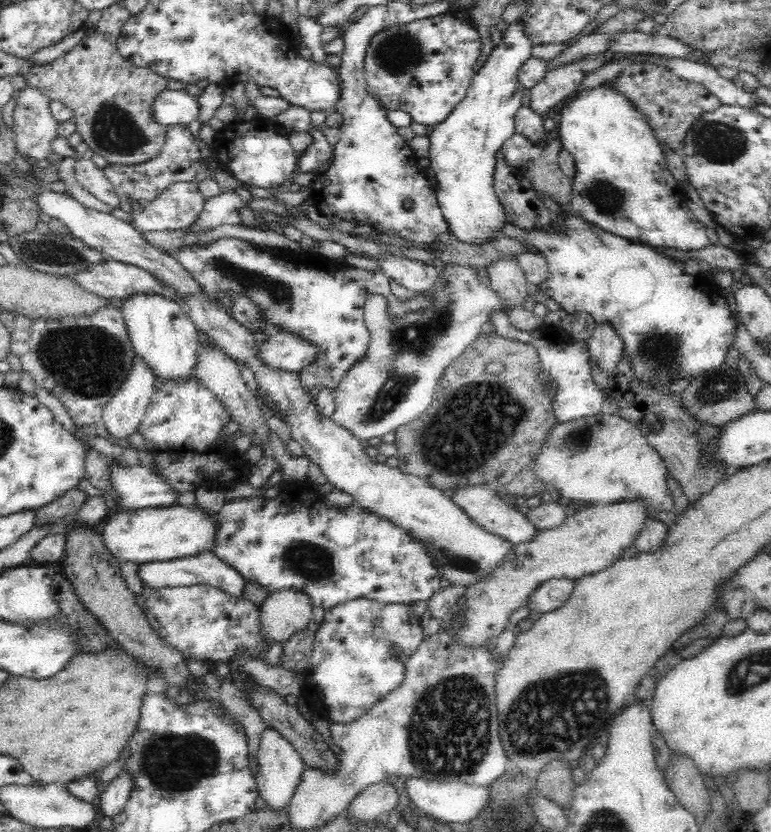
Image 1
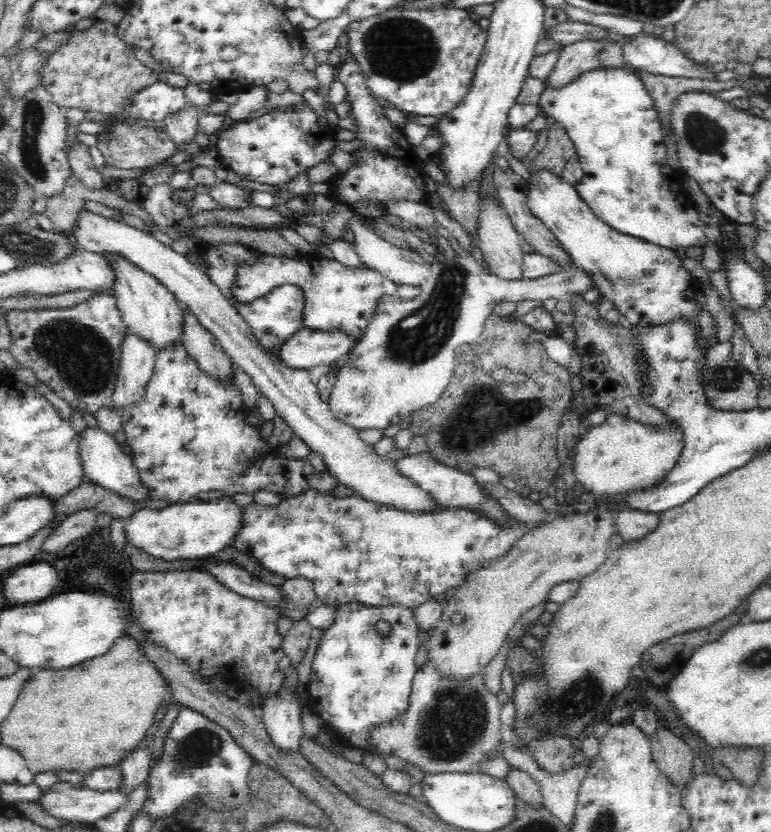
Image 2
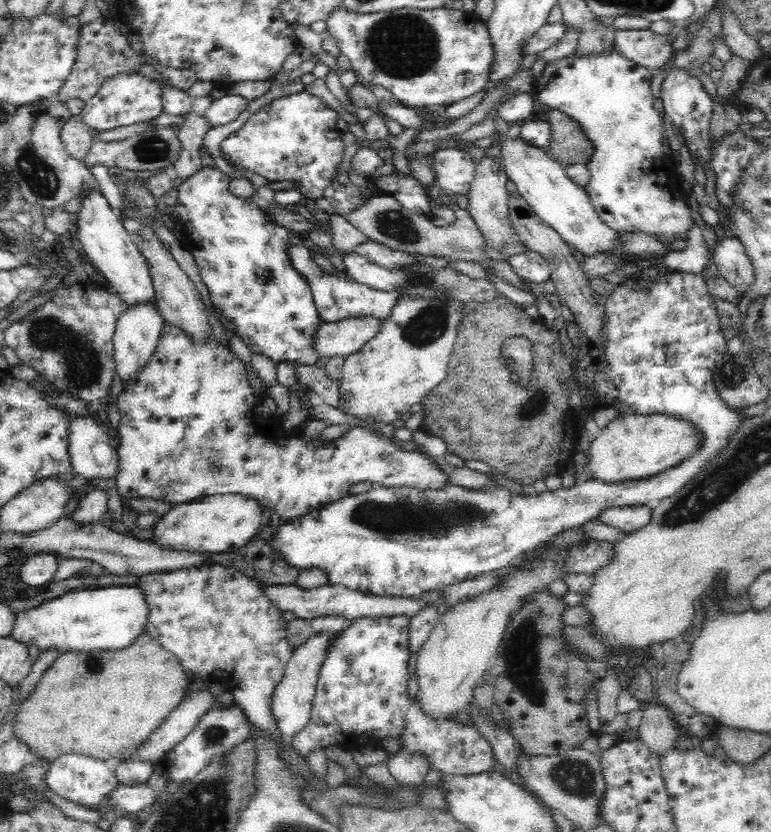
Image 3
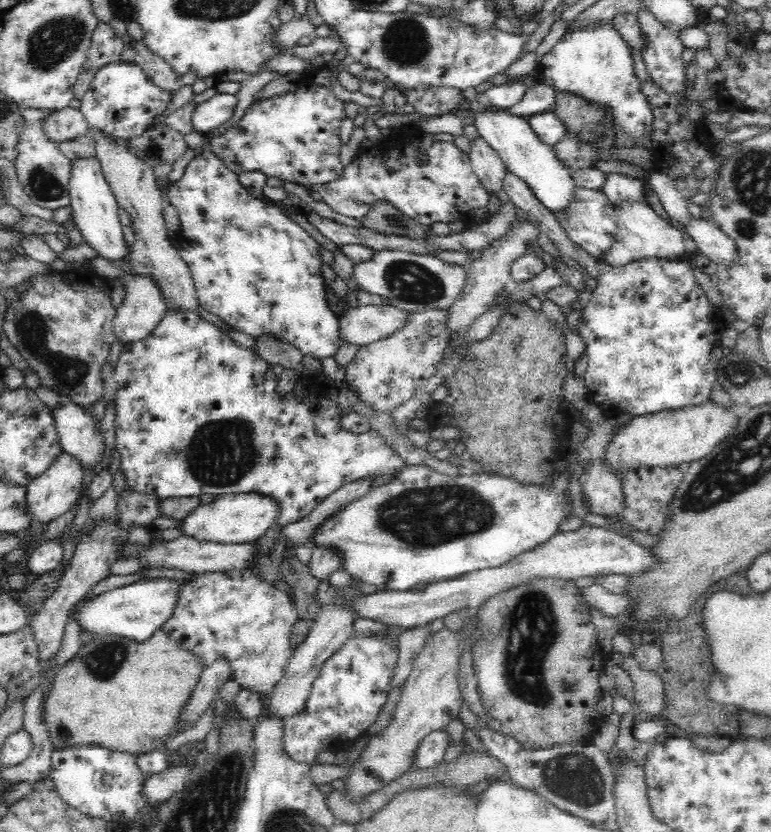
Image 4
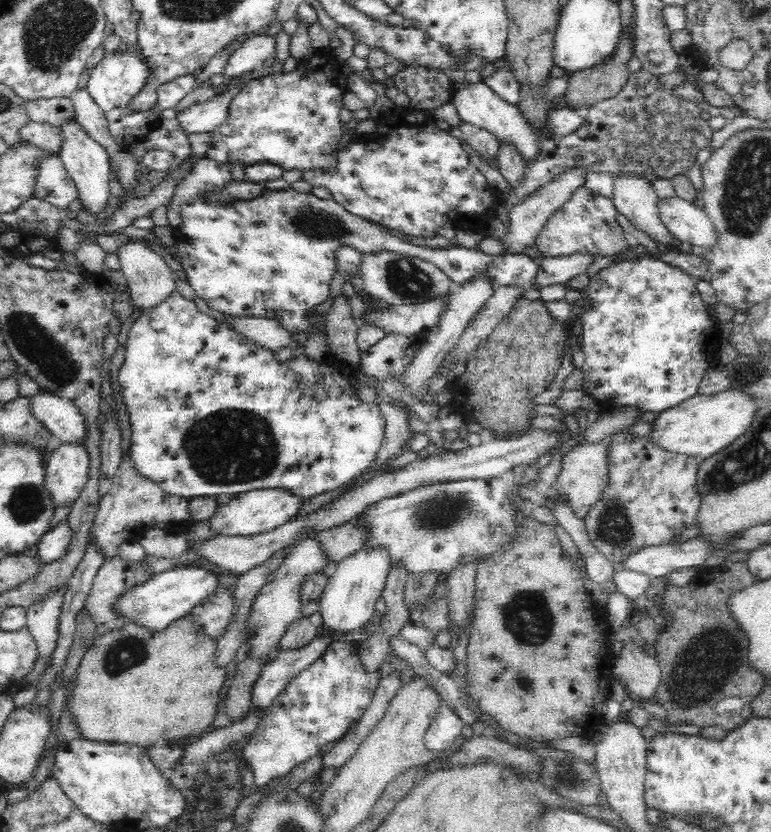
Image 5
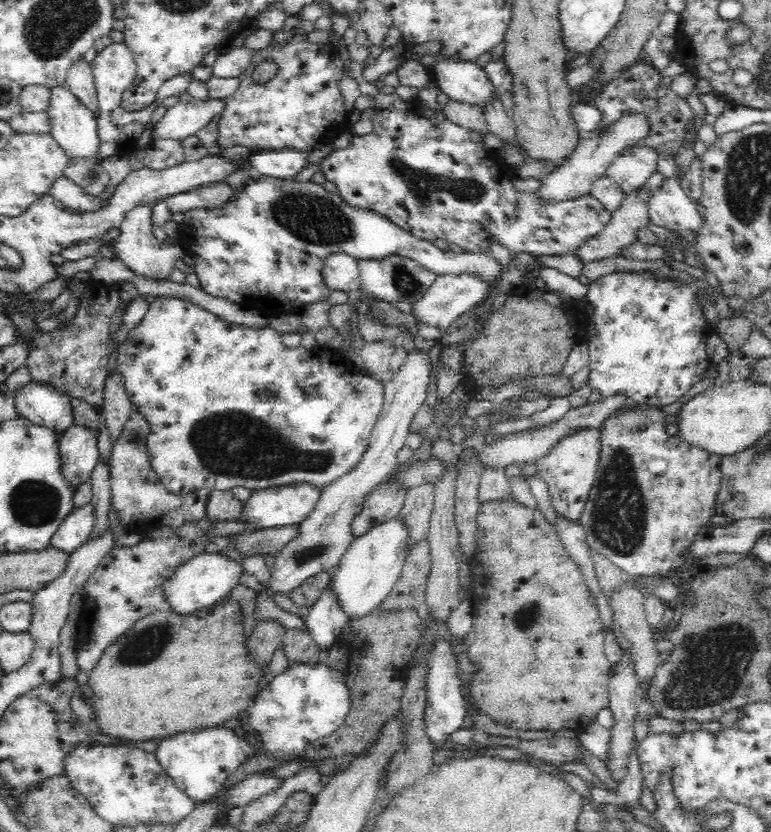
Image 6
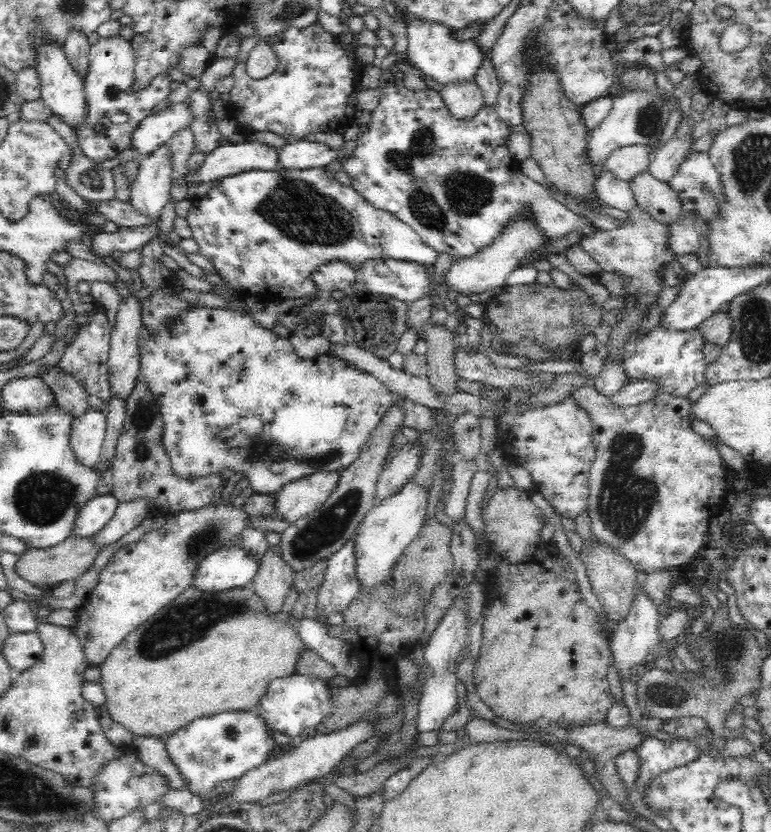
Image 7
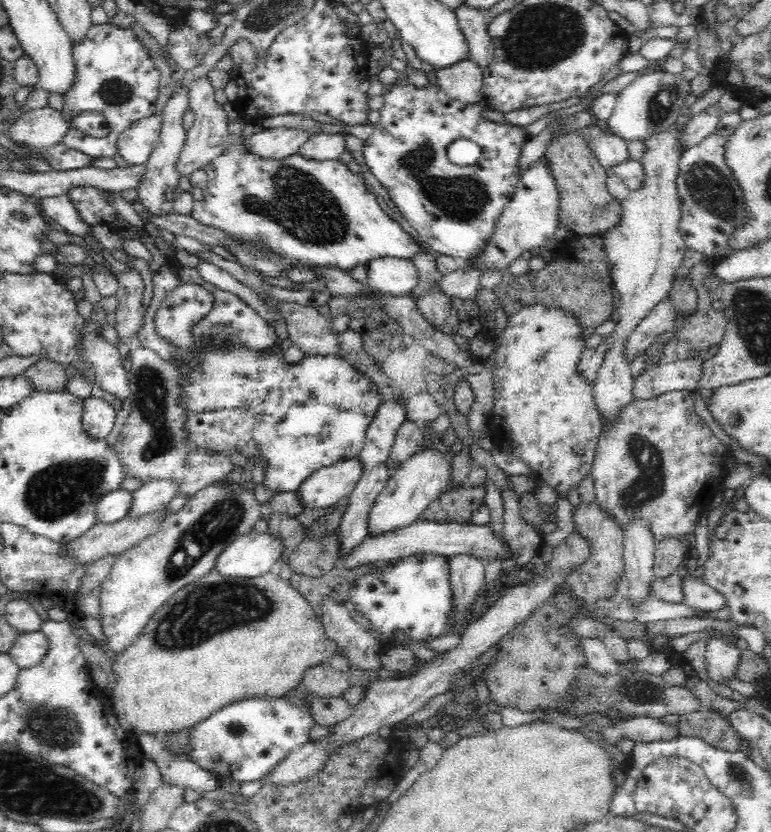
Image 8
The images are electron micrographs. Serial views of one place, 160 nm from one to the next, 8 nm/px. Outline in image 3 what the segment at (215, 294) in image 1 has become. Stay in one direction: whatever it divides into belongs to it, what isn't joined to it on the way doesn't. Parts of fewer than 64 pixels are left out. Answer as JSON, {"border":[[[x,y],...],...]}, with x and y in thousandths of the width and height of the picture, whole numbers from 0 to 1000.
{"border":[[[396,293],[384,294],[377,299],[377,313],[381,321],[392,332],[397,333],[403,343],[412,376],[418,381],[418,387],[432,388],[440,385],[460,381],[460,380],[484,380],[495,385],[502,383],[510,374],[511,368],[516,363],[516,352],[493,351],[482,346],[464,341],[454,331],[440,327],[433,323],[431,326],[418,325],[407,314],[406,304],[398,299]]]}

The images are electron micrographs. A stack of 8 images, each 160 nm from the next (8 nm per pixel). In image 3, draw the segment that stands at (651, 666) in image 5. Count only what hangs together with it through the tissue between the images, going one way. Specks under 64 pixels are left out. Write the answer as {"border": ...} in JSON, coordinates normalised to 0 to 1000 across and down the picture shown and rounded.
{"border":[[[843,841],[837,846],[833,856],[833,870],[830,870],[830,891],[851,909],[856,905],[877,898],[879,880],[875,875],[873,859],[852,841]]]}

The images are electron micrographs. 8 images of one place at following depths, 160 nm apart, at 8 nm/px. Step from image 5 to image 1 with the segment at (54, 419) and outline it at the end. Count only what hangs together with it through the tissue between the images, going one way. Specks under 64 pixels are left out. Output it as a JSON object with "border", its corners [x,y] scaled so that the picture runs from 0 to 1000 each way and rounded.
{"border":[[[141,552],[140,584],[148,589],[156,611],[220,611],[230,606],[231,591],[226,591],[196,564],[179,559],[156,559]]]}

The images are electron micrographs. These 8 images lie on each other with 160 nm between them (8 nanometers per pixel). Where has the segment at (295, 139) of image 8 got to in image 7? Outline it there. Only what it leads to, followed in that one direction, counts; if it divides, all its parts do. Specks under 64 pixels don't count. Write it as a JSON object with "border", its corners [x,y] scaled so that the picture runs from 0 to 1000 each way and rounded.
{"border":[[[340,165],[332,168],[318,168],[311,173],[293,172],[275,180],[254,204],[254,209],[244,207],[244,222],[270,219],[289,212],[309,209],[314,206],[335,203],[355,206],[363,195],[363,178],[348,175]]]}

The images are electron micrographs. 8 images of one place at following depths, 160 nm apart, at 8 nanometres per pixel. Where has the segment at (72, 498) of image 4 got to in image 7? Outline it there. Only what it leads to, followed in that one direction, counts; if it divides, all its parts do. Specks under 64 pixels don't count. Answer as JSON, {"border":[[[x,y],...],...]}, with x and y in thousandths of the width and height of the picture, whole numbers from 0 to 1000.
{"border":[[[117,488],[95,504],[91,535],[106,556],[125,561],[131,553],[137,524],[139,500]]]}

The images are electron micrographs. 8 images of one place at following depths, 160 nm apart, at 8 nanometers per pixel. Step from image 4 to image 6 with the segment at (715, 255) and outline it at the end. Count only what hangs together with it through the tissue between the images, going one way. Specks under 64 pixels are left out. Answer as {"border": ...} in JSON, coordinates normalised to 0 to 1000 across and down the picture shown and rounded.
{"border":[[[877,210],[861,215],[840,239],[844,270],[878,279],[883,285],[901,285],[913,274],[909,251],[887,232]]]}

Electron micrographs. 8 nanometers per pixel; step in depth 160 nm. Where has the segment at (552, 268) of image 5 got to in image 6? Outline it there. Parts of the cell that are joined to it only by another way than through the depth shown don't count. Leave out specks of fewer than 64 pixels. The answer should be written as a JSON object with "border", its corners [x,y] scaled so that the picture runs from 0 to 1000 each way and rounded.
{"border":[[[851,203],[835,219],[833,224],[826,227],[818,228],[811,234],[809,240],[804,244],[802,252],[792,256],[792,264],[789,266],[786,273],[770,287],[760,288],[748,300],[748,305],[754,309],[754,315],[786,313],[802,305],[804,299],[812,298],[817,293],[827,290],[826,280],[835,274],[842,274],[843,262],[840,261],[840,239],[846,236],[847,231],[859,224],[861,219],[861,208],[856,203]]]}

